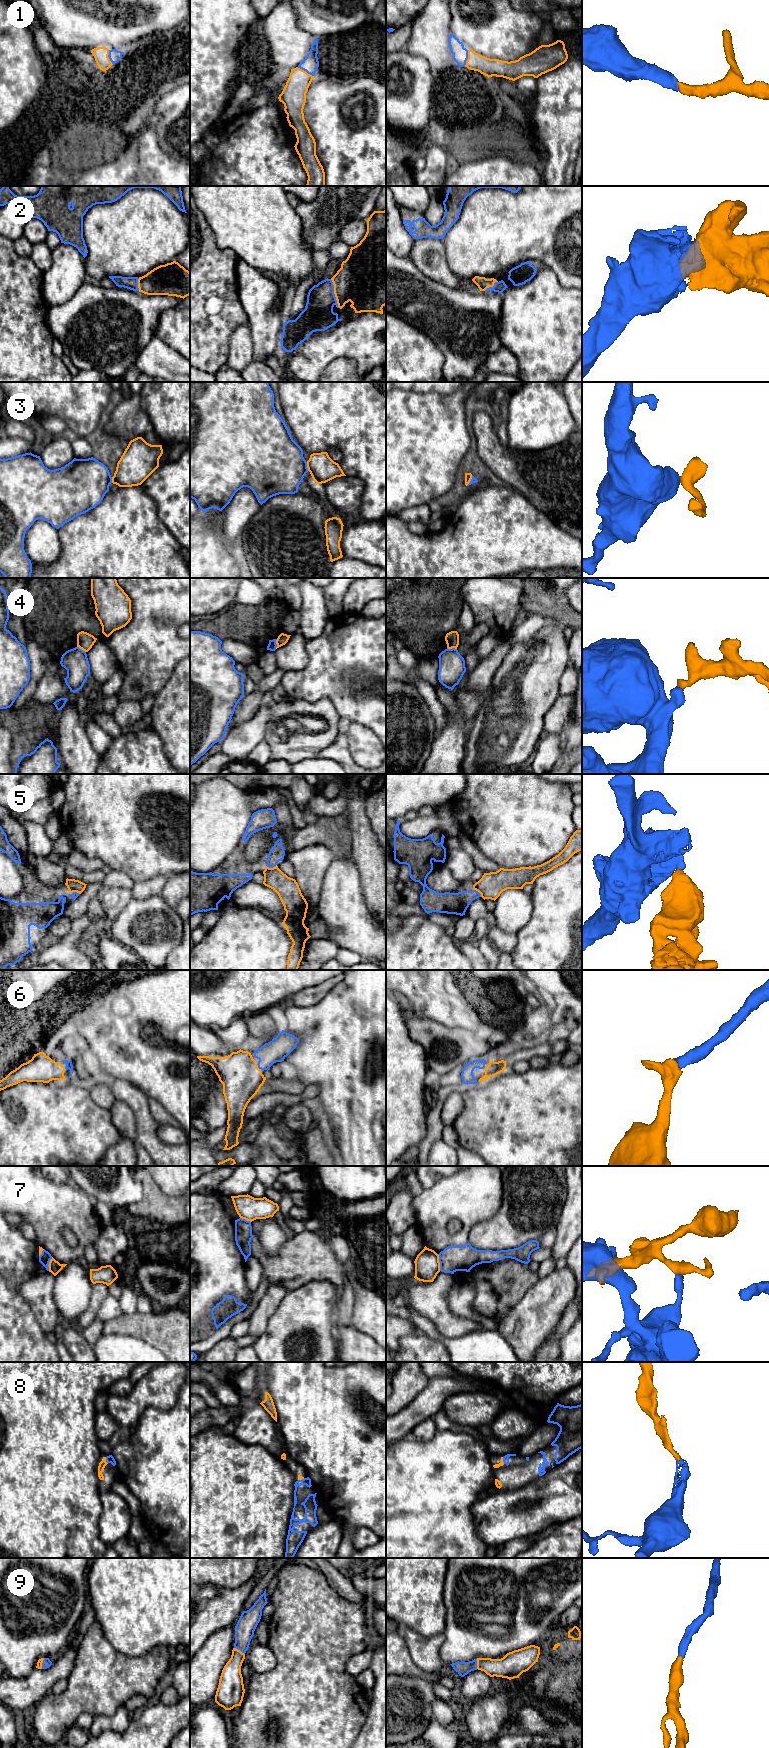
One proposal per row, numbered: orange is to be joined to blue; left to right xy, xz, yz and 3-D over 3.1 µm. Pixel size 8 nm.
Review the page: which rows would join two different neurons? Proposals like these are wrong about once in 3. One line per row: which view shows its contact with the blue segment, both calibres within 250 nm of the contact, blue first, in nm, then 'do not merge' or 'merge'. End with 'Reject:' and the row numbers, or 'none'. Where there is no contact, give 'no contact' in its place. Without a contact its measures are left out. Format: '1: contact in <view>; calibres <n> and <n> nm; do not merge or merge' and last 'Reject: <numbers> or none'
1: contact in yz; calibres 130 and 140 nm; merge
2: contact in xz; calibres 240 and 380 nm; merge
3: contact in xz; calibres 460 and 220 nm; do not merge
4: contact in xz; calibres 70 and 90 nm; do not merge
5: contact in xz; calibres 120 and 180 nm; do not merge
6: contact in xz; calibres 180 and 320 nm; merge
7: contact in yz; calibres 200 and 200 nm; do not merge
8: contact in xy; calibres 60 and 60 nm; merge
9: contact in xz; calibres 160 and 180 nm; merge
Reject: 3, 4, 5, 7

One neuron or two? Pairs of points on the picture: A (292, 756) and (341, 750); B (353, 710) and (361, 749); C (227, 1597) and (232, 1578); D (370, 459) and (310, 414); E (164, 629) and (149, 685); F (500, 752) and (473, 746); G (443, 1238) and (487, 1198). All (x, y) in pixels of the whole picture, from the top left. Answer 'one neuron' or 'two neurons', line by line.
A: two neurons
B: two neurons
C: two neurons
D: one neuron
E: one neuron
F: one neuron
G: one neuron

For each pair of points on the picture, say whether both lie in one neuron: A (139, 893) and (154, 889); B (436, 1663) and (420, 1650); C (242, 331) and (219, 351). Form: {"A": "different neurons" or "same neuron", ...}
{"A": "same neuron", "B": "same neuron", "C": "different neurons"}

